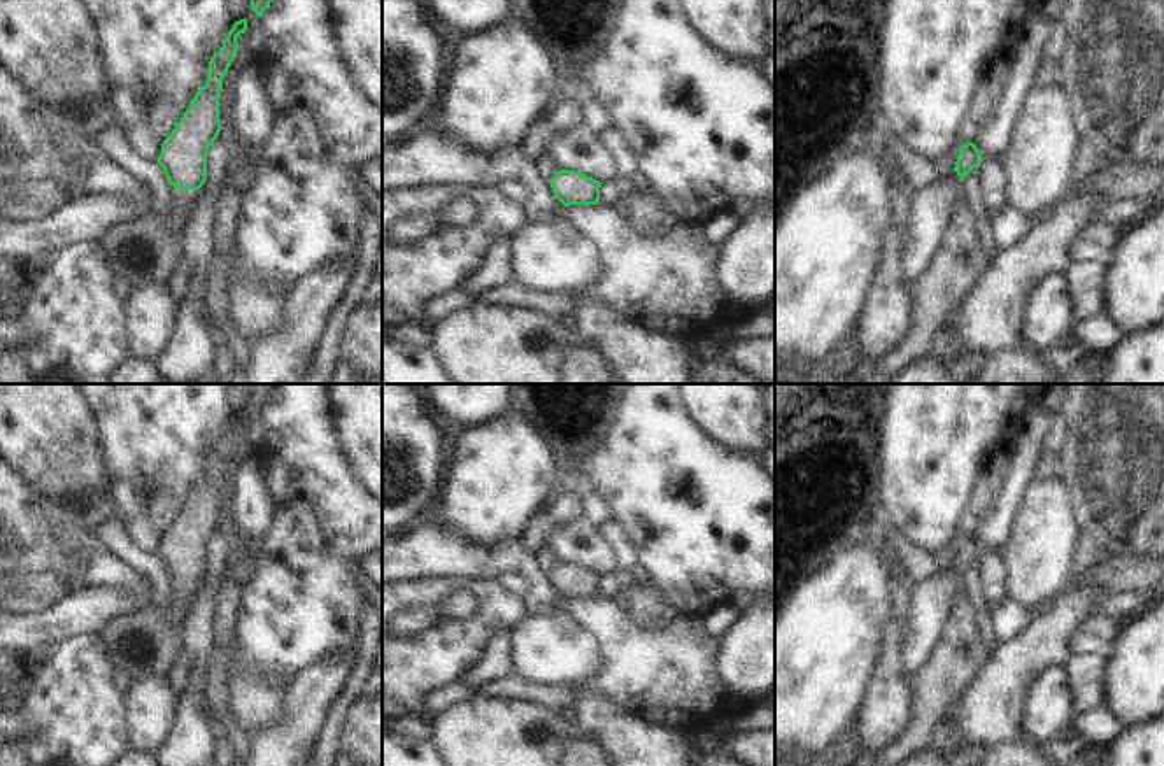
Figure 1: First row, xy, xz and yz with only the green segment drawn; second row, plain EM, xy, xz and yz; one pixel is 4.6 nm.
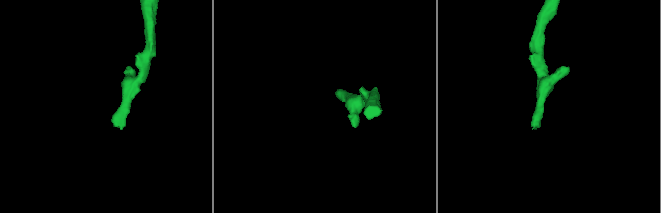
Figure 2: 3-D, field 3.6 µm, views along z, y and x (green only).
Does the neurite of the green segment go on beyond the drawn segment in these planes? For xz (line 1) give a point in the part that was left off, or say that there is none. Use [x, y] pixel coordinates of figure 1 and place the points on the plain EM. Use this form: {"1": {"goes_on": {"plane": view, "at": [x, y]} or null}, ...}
{"1": {"goes_on": null}}

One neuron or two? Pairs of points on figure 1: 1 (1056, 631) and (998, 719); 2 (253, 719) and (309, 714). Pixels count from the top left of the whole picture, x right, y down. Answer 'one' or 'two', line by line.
1: one
2: two

